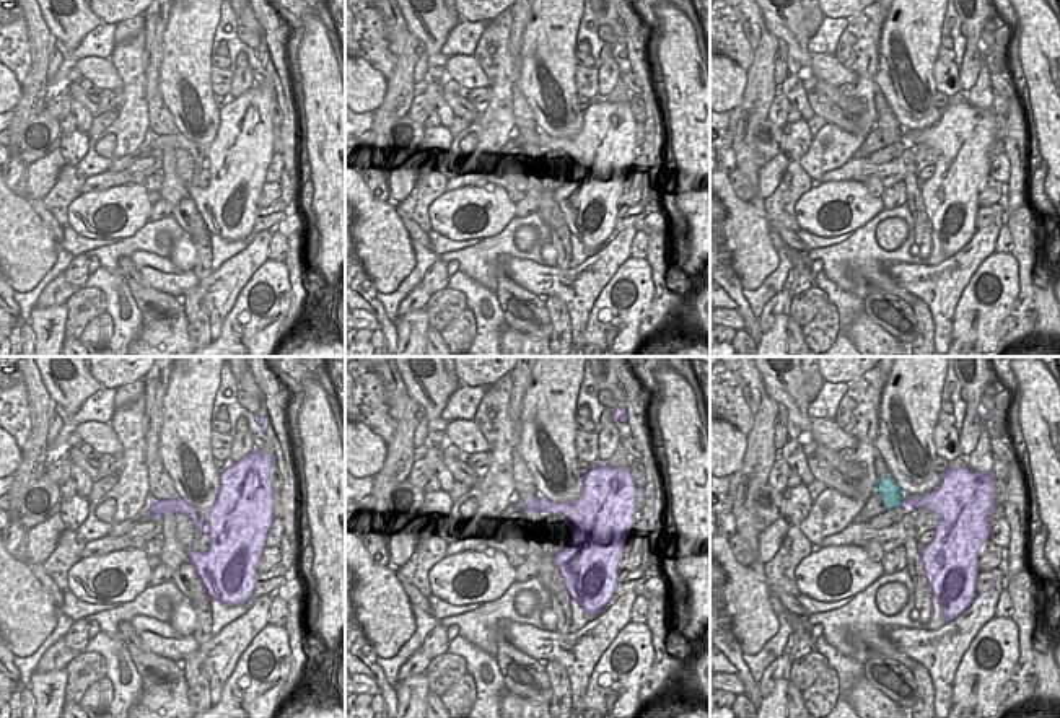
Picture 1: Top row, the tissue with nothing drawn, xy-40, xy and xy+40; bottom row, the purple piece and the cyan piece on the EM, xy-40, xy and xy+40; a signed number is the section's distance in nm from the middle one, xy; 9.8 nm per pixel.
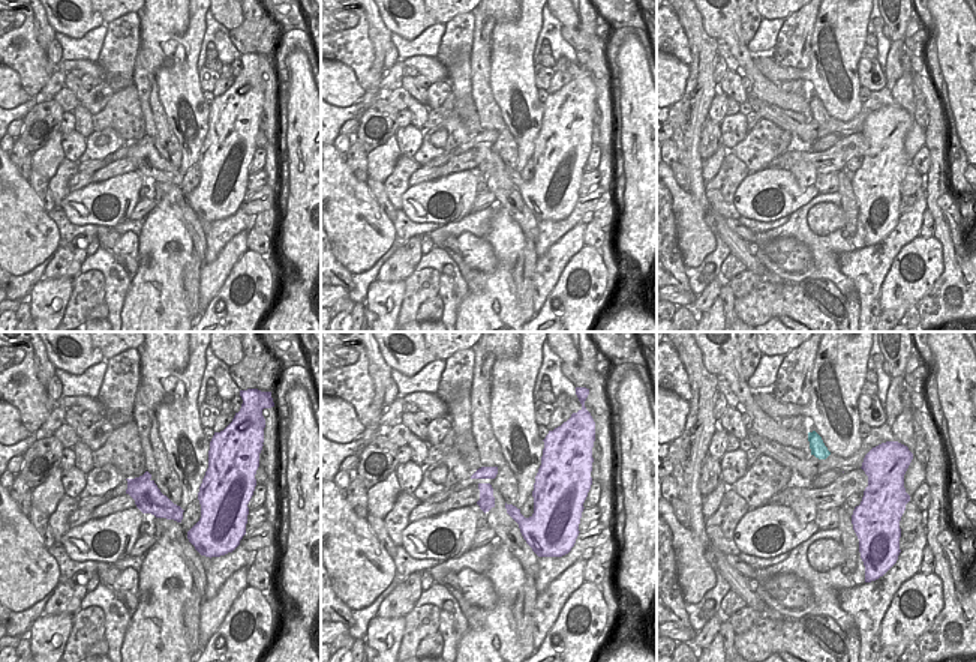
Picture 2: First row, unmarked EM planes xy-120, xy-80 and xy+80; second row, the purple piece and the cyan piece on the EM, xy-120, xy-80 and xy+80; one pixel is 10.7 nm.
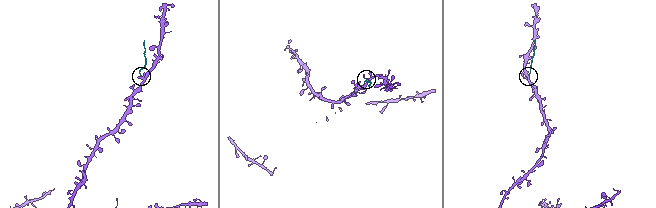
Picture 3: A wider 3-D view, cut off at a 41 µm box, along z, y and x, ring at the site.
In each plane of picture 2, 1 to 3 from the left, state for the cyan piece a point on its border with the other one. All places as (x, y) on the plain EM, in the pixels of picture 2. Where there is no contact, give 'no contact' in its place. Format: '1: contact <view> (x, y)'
1: no contact
2: no contact
3: no contact

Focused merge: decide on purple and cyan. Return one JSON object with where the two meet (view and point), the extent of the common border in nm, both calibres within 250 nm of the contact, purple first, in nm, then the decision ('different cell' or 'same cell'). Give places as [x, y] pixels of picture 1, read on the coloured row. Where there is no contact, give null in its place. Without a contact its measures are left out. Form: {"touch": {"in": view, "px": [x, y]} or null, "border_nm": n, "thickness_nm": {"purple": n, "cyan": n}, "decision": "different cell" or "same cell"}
{"touch": {"in": "xy+40", "px": [902, 503]}, "border_nm": 50, "thickness_nm": {"purple": 130, "cyan": 190}, "decision": "different cell"}

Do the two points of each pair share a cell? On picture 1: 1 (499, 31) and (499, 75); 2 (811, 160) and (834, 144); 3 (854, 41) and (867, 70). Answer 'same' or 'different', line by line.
1: same
2: same
3: same

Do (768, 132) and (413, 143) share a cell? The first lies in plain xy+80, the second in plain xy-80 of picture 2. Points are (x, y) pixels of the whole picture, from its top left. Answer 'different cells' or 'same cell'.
different cells

